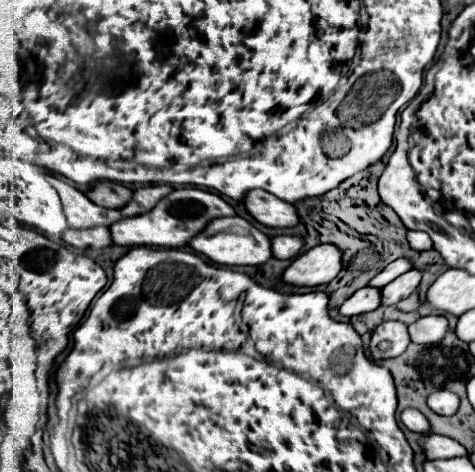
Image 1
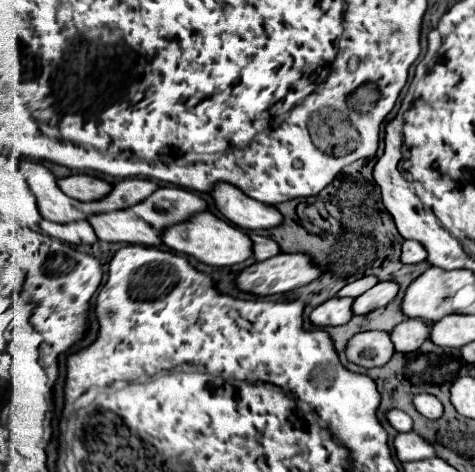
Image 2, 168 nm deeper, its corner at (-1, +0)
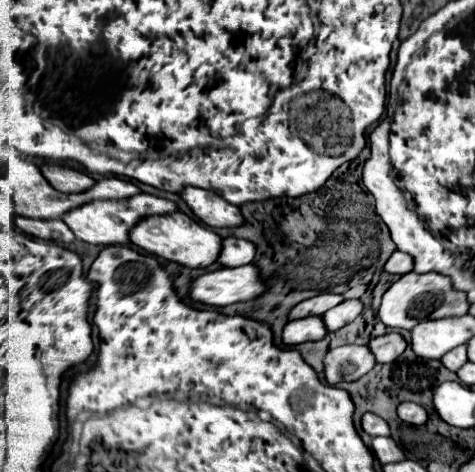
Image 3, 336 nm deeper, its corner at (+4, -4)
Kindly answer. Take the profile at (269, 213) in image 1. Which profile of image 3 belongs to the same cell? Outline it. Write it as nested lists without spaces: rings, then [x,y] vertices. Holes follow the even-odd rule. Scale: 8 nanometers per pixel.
[[[186,186],[180,192],[180,198],[188,204],[194,218],[204,222],[206,226],[228,228],[228,226],[240,226],[244,222],[238,206],[228,204],[226,200],[220,200],[220,196],[216,196],[214,192],[204,192],[202,188]]]

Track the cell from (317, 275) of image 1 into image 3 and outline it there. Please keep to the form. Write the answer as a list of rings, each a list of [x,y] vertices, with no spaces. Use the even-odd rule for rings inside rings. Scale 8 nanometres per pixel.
[[[246,264],[238,268],[218,268],[198,276],[196,280],[192,280],[188,296],[194,302],[220,308],[256,298],[264,290],[266,284],[260,280],[258,268],[254,264]]]

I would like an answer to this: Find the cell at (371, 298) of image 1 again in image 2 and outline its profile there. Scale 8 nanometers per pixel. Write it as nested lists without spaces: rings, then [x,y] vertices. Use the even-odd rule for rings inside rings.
[[[331,298],[311,312],[311,322],[315,326],[341,326],[353,318],[355,298]]]

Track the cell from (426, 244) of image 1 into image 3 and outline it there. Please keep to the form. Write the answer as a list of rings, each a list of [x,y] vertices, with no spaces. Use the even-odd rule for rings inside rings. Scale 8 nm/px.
[[[396,250],[396,252],[388,258],[388,262],[386,262],[384,270],[386,270],[388,274],[400,274],[400,276],[402,276],[402,274],[412,272],[412,266],[414,266],[412,256],[408,256],[408,254],[404,254],[404,252]]]

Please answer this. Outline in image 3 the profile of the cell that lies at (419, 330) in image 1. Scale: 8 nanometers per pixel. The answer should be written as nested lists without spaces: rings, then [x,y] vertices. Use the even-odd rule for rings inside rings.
[[[390,332],[390,334],[384,334],[384,336],[378,336],[378,338],[372,338],[368,342],[368,348],[370,352],[374,354],[376,362],[380,364],[388,364],[388,362],[394,362],[406,348],[406,340],[396,334],[396,332]]]

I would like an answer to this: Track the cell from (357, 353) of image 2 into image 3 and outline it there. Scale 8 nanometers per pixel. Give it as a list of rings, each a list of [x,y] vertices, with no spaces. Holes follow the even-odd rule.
[[[340,346],[324,356],[324,380],[334,386],[338,382],[354,382],[374,368],[372,354],[366,346]]]

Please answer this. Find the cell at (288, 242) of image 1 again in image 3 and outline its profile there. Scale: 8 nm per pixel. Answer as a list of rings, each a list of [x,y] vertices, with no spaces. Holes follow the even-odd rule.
[[[230,236],[230,238],[222,240],[218,264],[226,266],[226,268],[244,266],[244,264],[250,264],[254,260],[254,254],[256,254],[256,246],[252,242]]]

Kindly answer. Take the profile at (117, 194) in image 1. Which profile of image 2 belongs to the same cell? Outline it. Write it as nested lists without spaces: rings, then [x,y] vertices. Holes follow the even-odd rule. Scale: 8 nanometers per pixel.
[[[75,174],[75,176],[67,176],[63,180],[59,180],[61,190],[81,202],[93,202],[93,200],[101,200],[111,192],[111,184],[105,182],[103,178],[91,176],[91,174]]]

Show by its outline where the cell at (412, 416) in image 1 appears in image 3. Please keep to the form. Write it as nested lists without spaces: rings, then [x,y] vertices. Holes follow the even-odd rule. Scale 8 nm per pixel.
[[[372,412],[362,416],[362,430],[370,436],[390,436],[388,424],[384,424],[384,420]]]

